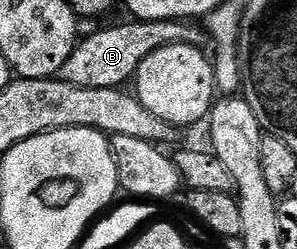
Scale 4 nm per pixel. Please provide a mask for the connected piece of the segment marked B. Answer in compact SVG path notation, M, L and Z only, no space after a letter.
M164 19L128 22L121 23L118 27L105 27L102 31L87 36L86 39L84 36L71 53L71 57L67 57L60 78L83 89L120 88L128 79L130 82L136 76L139 65L151 53L172 43L189 43L192 47L201 47L207 39L206 32L189 21Z

